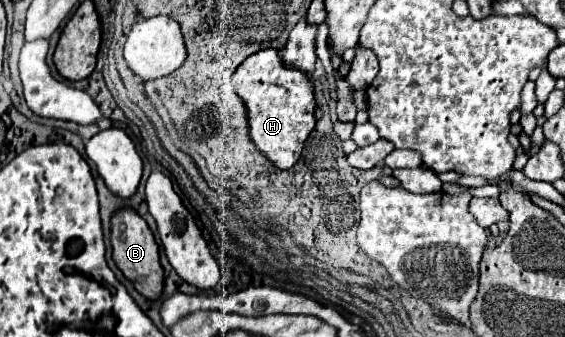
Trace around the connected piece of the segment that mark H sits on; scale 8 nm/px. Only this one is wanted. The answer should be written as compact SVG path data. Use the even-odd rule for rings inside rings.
M261 49L247 57L231 77L249 111L249 131L257 149L279 169L297 163L303 143L315 127L315 87L305 71L287 67L277 49Z

